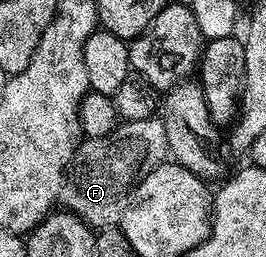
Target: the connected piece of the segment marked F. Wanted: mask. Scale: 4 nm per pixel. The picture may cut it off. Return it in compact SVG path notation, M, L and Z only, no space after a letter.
M158 116L120 122L102 138L85 137L73 152L63 186L64 208L100 231L120 226L121 216L137 185L168 156L166 125Z

